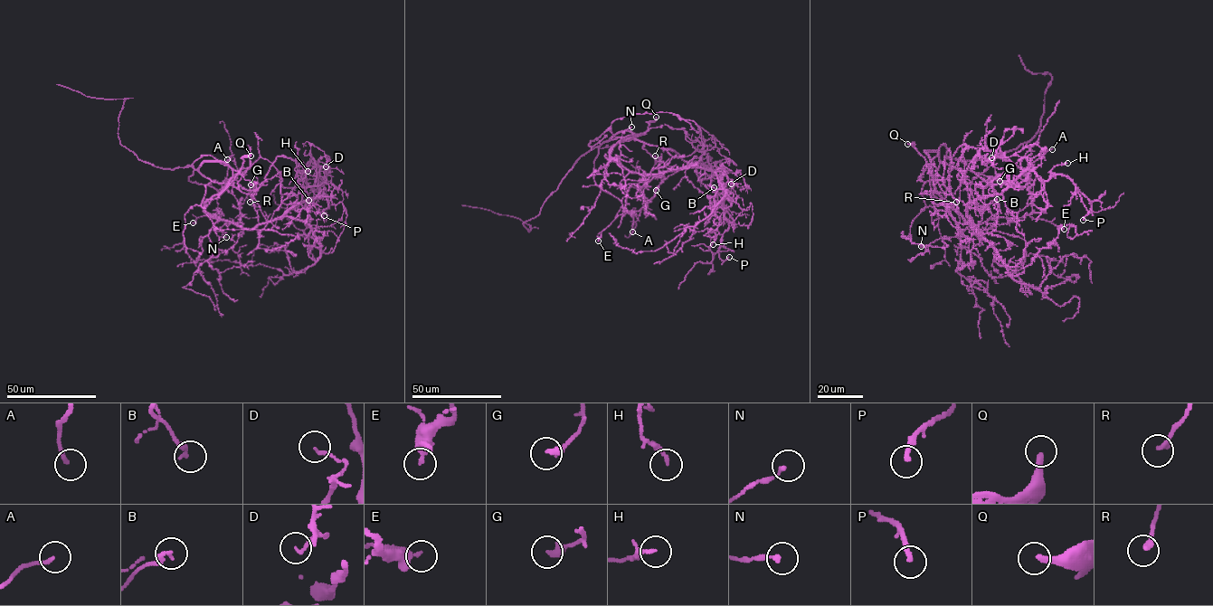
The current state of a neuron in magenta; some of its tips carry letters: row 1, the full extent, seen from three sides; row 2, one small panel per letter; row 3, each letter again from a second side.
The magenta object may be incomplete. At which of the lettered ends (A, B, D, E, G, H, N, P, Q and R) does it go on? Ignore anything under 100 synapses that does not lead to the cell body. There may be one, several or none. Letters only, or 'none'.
Q

